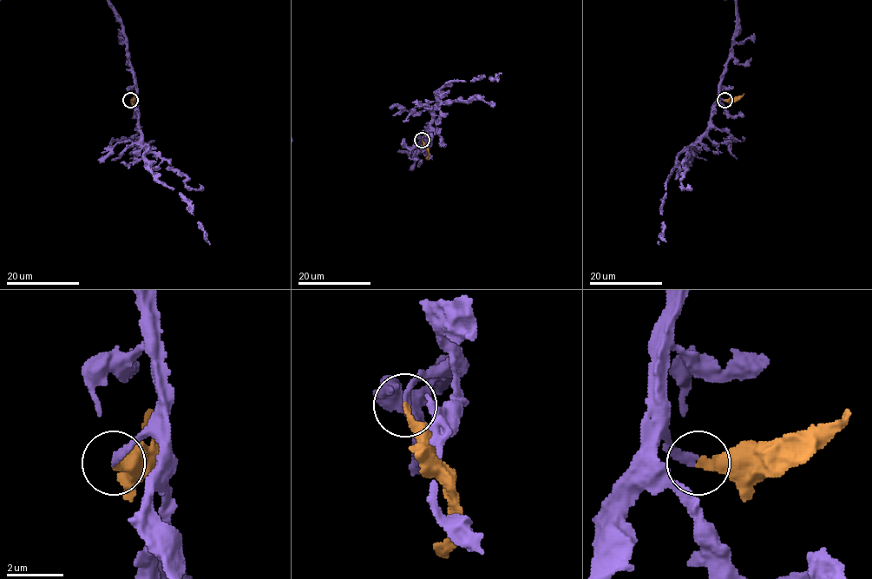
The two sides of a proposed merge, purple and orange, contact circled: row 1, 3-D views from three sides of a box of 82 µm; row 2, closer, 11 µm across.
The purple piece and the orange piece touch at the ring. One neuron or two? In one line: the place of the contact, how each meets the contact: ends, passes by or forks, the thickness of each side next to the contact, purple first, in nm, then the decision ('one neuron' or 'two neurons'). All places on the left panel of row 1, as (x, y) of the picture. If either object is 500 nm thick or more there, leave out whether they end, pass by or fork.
place (130, 100); purple ends; orange ends; calibres 200 and 280 nm; one neuron

